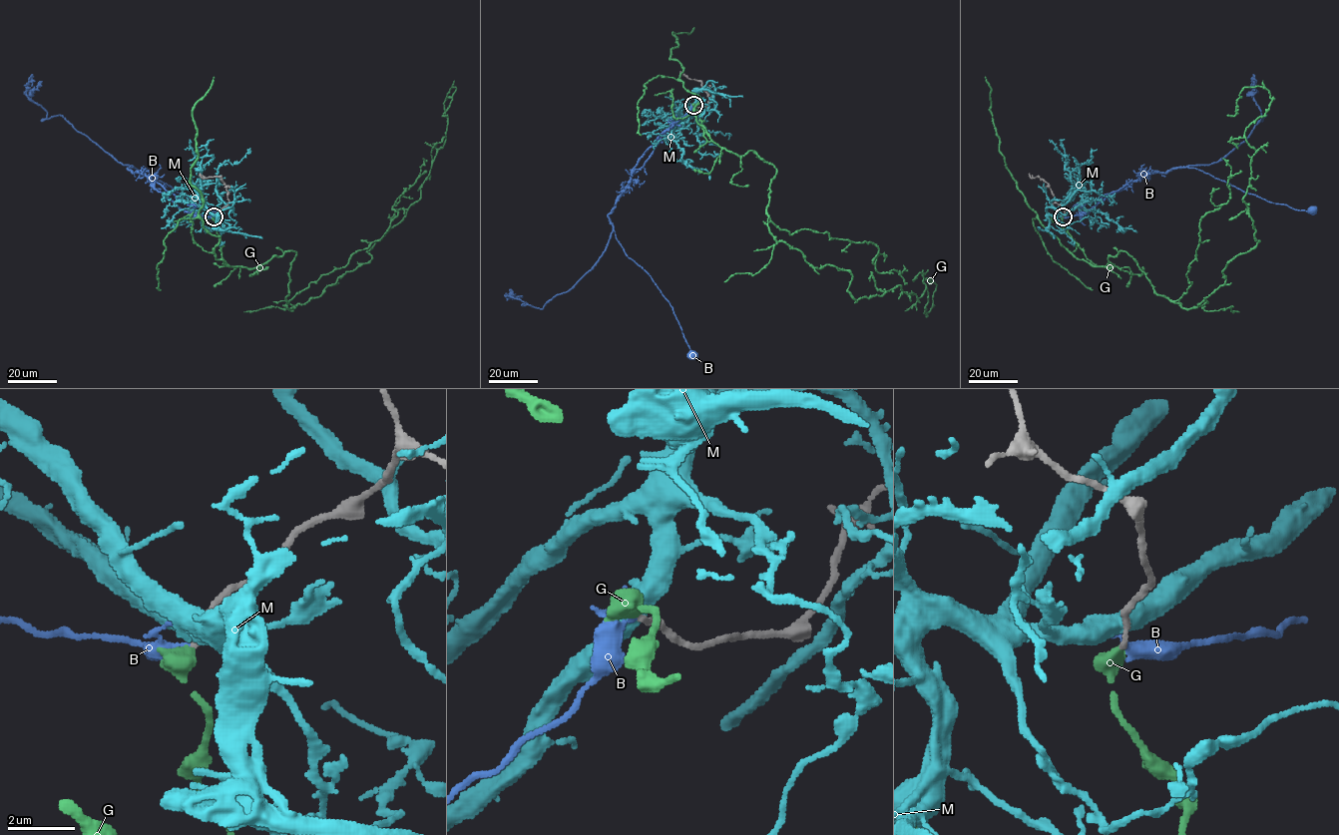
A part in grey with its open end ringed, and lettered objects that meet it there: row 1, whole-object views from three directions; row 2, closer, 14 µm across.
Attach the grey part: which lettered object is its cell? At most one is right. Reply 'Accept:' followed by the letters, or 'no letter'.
Accept: G

